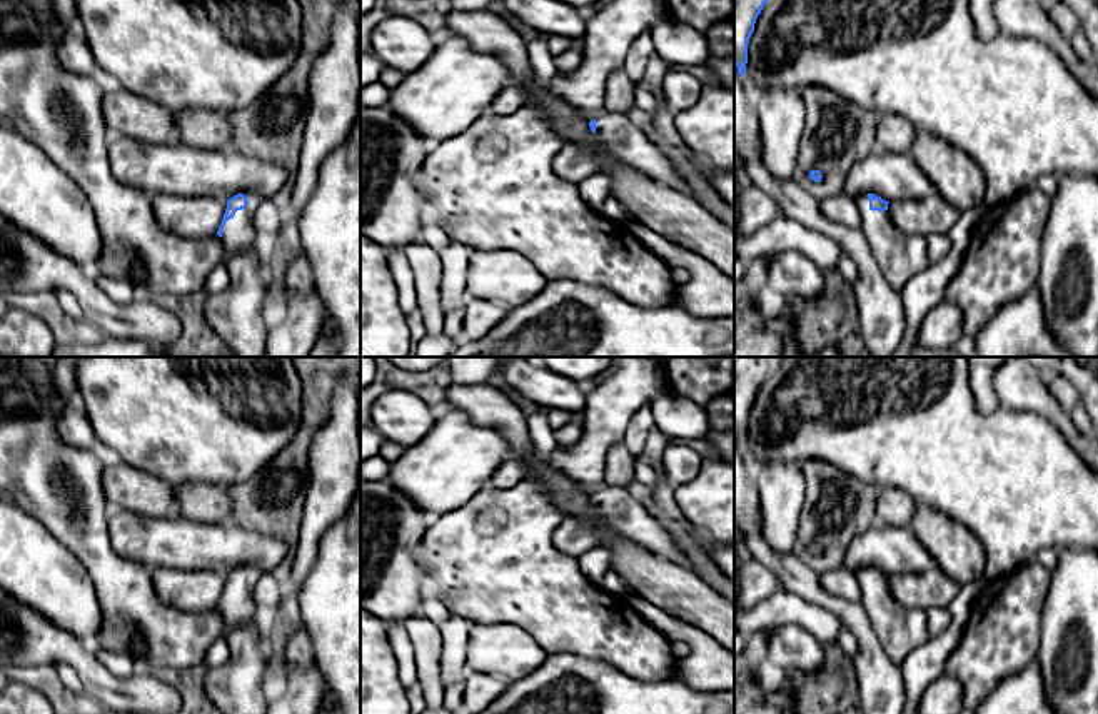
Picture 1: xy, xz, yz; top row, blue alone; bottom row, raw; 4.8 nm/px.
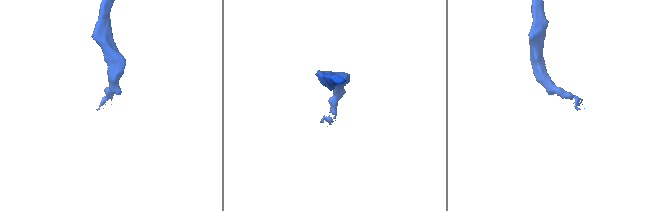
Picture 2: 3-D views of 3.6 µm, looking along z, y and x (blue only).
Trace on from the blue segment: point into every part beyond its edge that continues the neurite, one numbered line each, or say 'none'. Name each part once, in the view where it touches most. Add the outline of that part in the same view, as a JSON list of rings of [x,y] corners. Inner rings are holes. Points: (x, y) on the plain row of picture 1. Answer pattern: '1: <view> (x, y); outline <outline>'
1: xy (239, 608); outline [[[245,566],[244,569],[249,574],[247,581],[237,584],[235,589],[227,594],[222,602],[222,619],[225,624],[224,637],[227,637],[229,632],[240,624],[255,622],[257,604],[254,597],[254,589],[259,582],[260,571],[254,566]]]

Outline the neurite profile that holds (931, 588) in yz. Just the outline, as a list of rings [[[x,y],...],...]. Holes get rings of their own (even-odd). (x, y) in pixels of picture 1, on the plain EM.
[[[931,567],[919,574],[889,576],[888,587],[901,606],[926,612],[933,607],[949,609],[961,586],[938,567]]]

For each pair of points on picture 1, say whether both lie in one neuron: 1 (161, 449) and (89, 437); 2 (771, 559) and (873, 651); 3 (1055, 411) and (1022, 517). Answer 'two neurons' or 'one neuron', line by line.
1: two neurons
2: one neuron
3: two neurons

